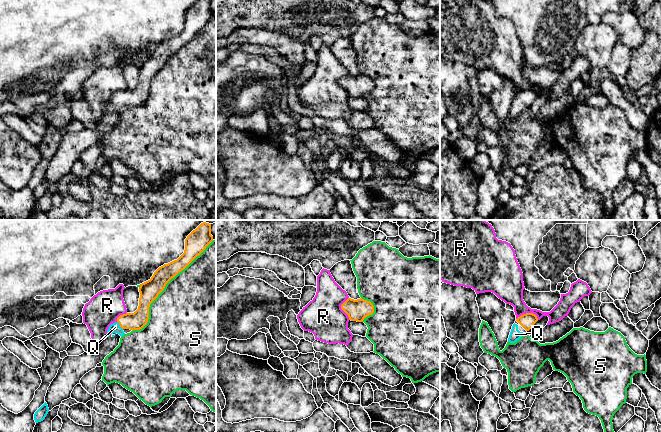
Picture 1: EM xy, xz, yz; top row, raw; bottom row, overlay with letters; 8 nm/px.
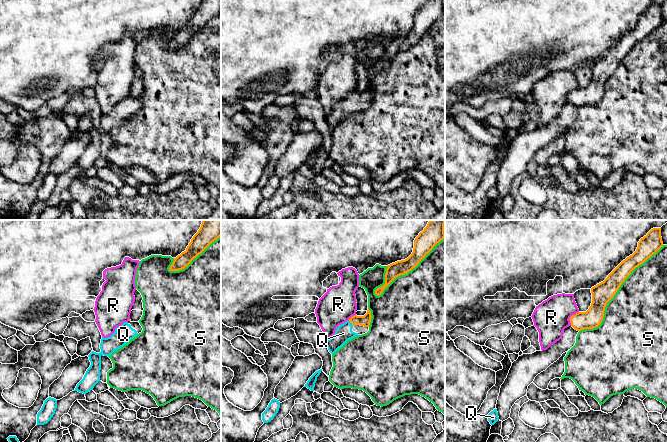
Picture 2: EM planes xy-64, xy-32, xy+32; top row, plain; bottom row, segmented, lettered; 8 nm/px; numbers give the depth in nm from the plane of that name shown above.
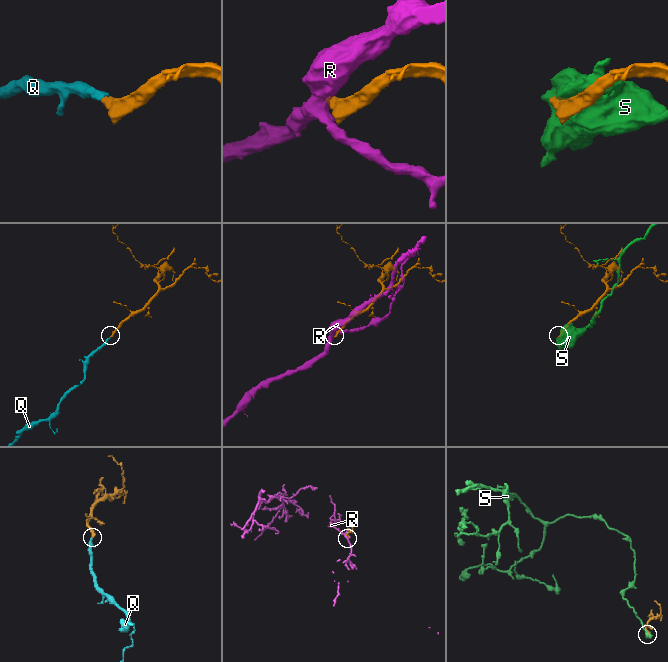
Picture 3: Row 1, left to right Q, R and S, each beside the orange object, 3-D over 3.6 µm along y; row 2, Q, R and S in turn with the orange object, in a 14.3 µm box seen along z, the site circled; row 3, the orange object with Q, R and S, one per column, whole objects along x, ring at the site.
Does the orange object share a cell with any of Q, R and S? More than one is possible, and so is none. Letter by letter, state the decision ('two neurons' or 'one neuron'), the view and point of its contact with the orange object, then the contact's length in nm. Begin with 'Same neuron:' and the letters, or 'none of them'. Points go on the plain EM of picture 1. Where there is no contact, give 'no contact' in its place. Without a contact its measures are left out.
Same neuron: Q
Q: one neuron; meets orange in xy at (119, 100); contact 80 nm long
R: two neurons; meets orange in yz at (527, 89); contact 180 nm long
S: two neurons; meets orange in xy at (164, 63); contact 1000 nm long

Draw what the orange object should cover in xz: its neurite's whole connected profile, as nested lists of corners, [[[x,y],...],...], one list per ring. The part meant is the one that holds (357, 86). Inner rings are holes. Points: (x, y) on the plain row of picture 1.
[[[348,74],[341,85],[348,91],[349,96],[363,98],[363,96],[374,89],[374,82],[370,77],[362,74],[354,76]]]

